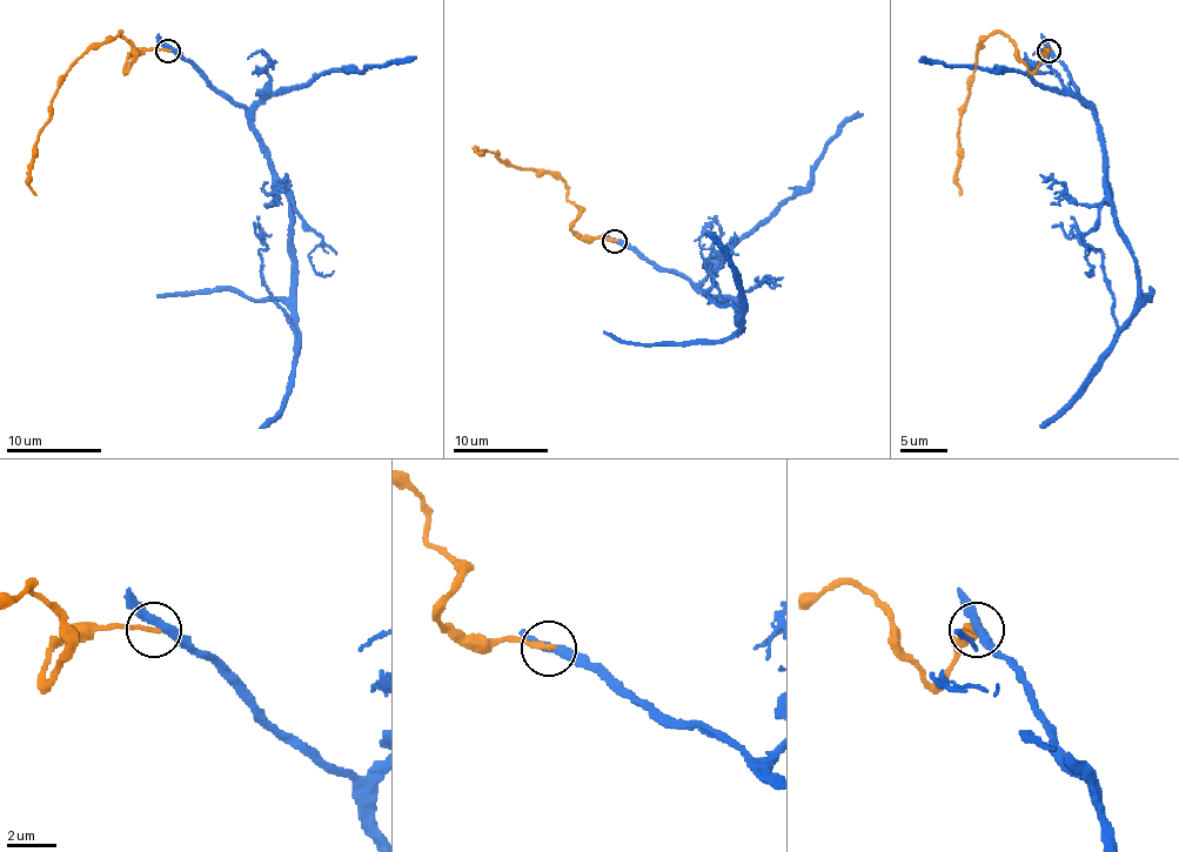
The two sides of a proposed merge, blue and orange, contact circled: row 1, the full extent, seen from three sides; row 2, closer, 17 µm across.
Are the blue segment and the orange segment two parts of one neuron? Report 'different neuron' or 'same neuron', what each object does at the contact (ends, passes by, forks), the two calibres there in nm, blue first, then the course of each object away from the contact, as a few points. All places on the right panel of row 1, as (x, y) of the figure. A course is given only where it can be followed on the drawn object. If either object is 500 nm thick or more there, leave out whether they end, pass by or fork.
different neuron; blue passes by; orange ends; calibres 360 and 200 nm; course blue (1047, 49), (1103, 135), (1114, 225), (1136, 263), (1138, 308), (1124, 322), (1117, 322), (1100, 252), (1052, 227); course orange (1047, 49), (1031, 71), (1005, 35), (993, 33), (982, 42), (957, 138), (957, 187), (962, 194)

